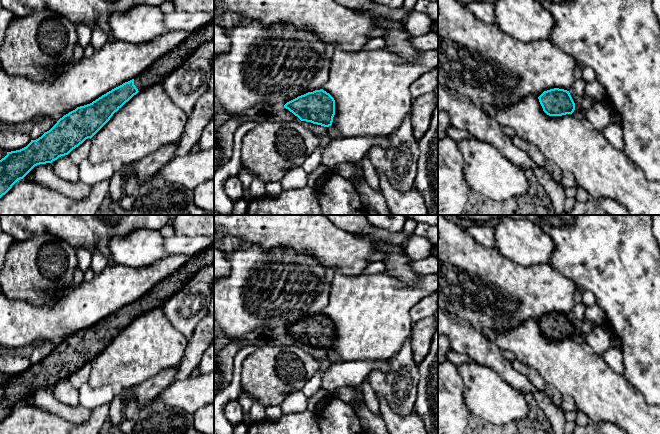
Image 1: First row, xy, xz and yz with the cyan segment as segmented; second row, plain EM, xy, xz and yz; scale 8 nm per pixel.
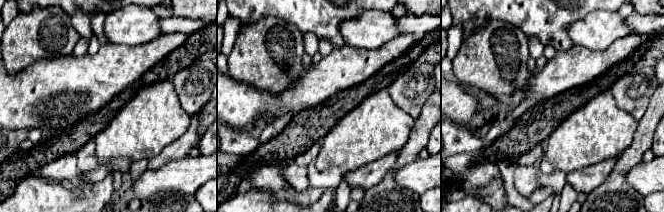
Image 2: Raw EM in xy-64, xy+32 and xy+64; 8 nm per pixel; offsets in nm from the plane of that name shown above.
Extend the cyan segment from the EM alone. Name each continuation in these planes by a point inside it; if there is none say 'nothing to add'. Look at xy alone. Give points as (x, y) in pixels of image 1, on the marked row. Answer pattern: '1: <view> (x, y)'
1: xy (160, 69)

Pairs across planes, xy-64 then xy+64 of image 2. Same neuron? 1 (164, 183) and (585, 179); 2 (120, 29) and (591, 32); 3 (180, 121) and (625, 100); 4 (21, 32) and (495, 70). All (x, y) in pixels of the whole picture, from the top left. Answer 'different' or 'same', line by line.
1: different
2: same
3: different
4: same

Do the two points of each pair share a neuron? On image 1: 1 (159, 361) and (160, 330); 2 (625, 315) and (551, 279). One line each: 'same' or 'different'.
1: same
2: different

